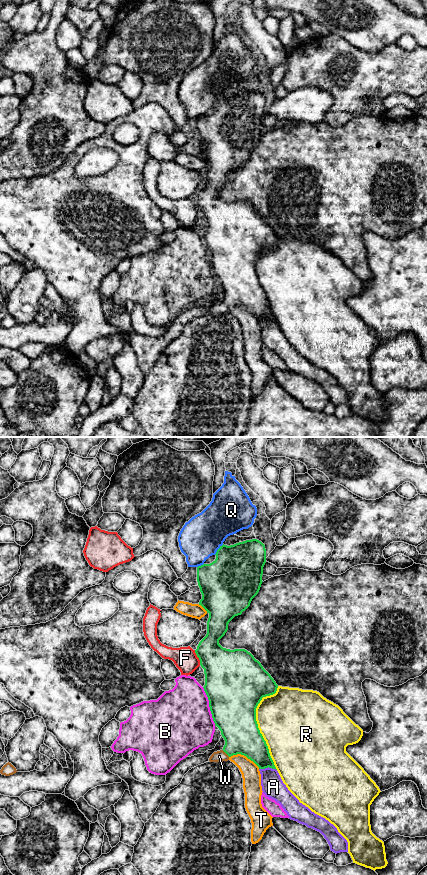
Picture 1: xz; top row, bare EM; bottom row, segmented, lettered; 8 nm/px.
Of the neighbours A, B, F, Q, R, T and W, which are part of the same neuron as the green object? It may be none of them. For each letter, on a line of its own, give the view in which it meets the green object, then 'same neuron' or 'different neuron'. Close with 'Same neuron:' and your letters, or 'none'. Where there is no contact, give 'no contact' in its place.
A: contact in xz; different neuron
B: contact in xz; different neuron
F: contact in xz; different neuron
Q: contact in xz; different neuron
R: contact in xz; different neuron
T: contact in xz; different neuron
W: contact in xz; same neuron
Same neuron: W

